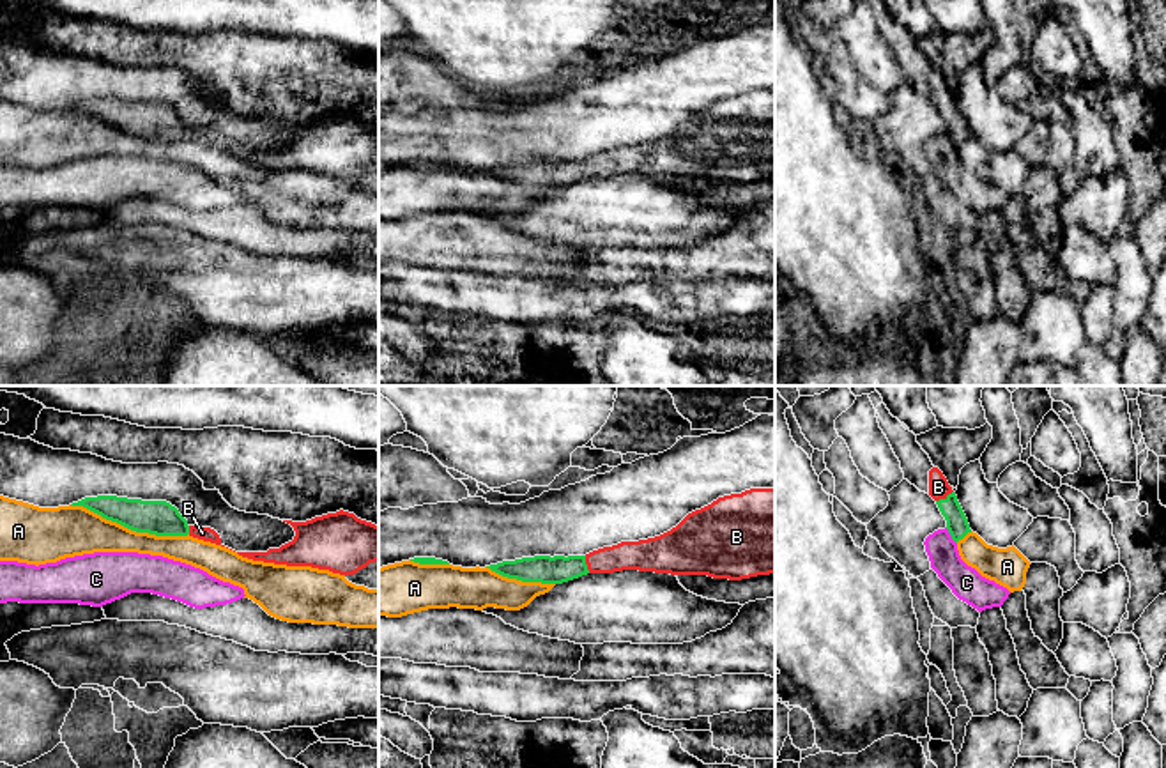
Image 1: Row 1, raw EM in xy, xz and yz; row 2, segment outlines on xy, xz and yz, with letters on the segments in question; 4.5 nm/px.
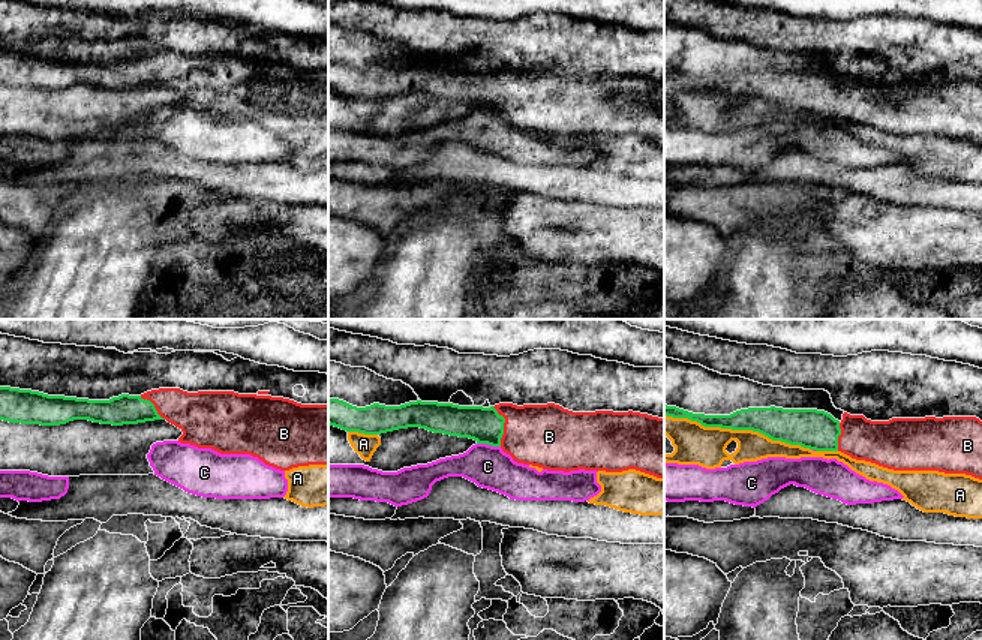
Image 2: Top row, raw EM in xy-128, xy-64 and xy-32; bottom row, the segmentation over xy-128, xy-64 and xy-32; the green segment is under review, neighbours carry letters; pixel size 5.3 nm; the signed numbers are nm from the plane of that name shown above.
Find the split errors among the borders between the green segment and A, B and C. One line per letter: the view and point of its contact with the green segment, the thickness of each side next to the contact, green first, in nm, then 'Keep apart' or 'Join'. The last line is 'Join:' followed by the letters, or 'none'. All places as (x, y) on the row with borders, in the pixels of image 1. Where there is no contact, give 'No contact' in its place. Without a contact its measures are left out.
A: Touches green at xy (130, 528). Thickness 160 nm (green) against 220 nm. Keep apart
B: Touches green at yz (943, 499). Thickness 100 nm (green) against 100 nm. Join
C: Touches green at yz (951, 535). Thickness 100 nm (green) against 150 nm. Keep apart
Join: B

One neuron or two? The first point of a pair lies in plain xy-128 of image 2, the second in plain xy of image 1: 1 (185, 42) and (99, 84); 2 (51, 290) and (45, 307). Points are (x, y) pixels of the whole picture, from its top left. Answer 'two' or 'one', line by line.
1: two
2: two

